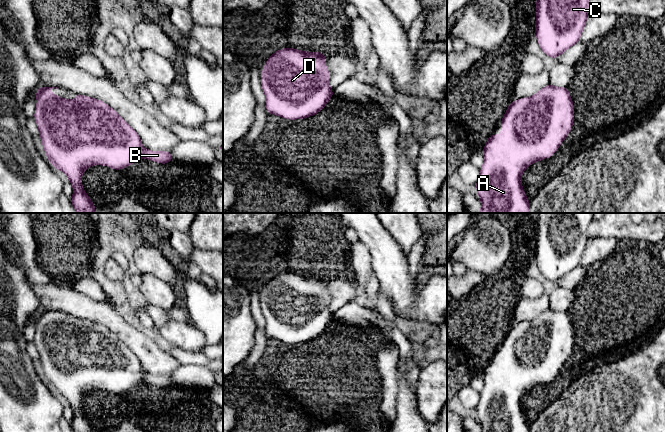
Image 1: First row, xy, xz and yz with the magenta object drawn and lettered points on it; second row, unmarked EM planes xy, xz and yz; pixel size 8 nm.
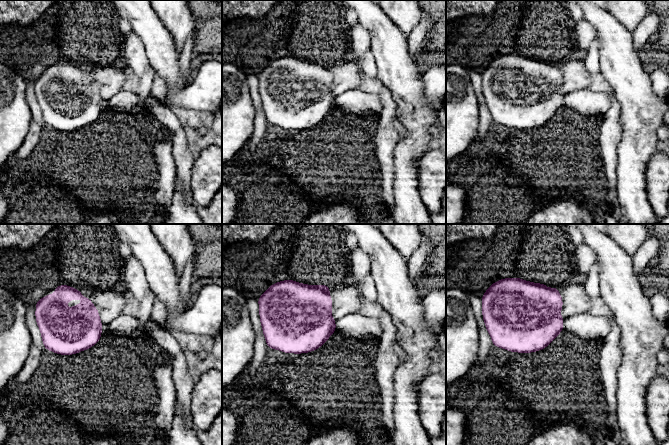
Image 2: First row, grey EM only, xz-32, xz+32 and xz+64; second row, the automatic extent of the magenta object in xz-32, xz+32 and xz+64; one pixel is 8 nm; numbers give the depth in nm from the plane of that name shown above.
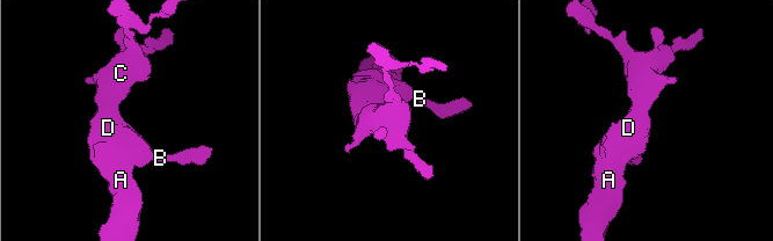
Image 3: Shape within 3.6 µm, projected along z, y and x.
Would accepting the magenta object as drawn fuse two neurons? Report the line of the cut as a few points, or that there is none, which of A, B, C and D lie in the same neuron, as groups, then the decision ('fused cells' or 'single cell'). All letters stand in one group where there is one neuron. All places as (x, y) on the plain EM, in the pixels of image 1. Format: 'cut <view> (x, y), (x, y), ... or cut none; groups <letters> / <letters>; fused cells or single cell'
cut none; groups A B C D; single cell

